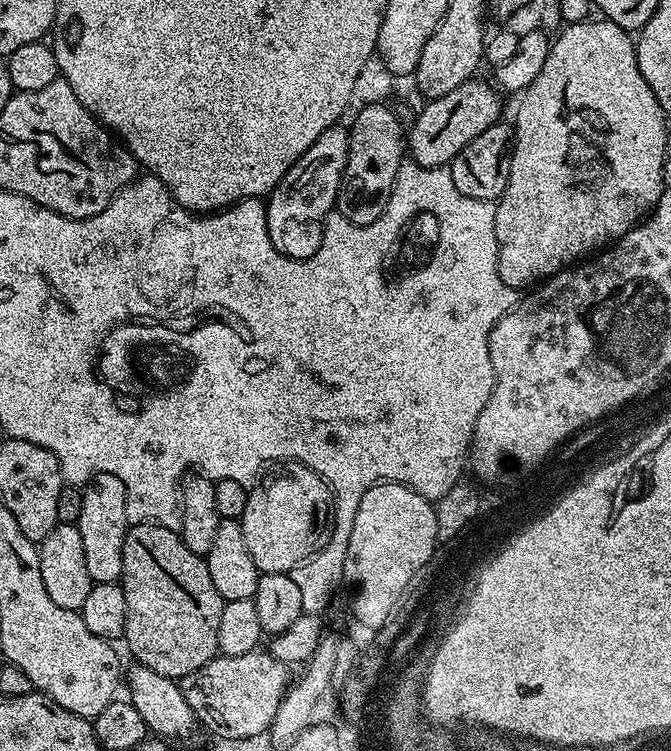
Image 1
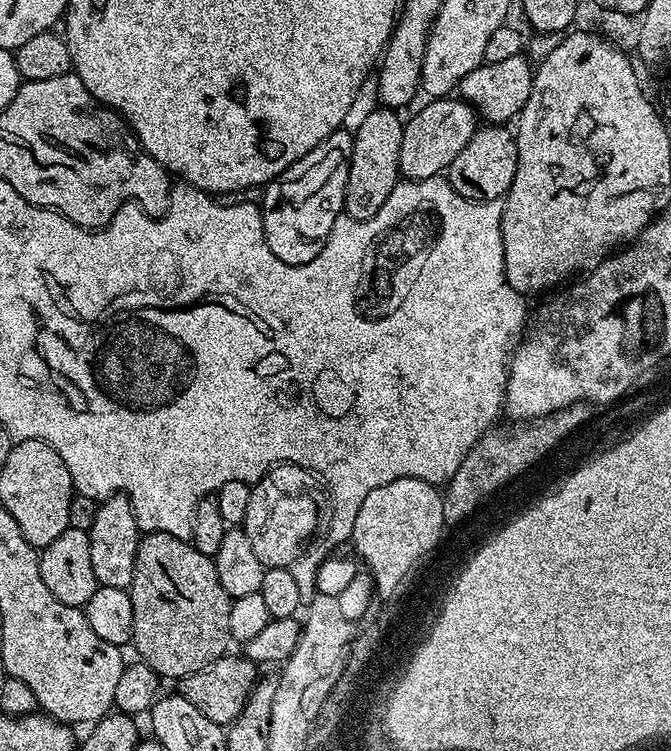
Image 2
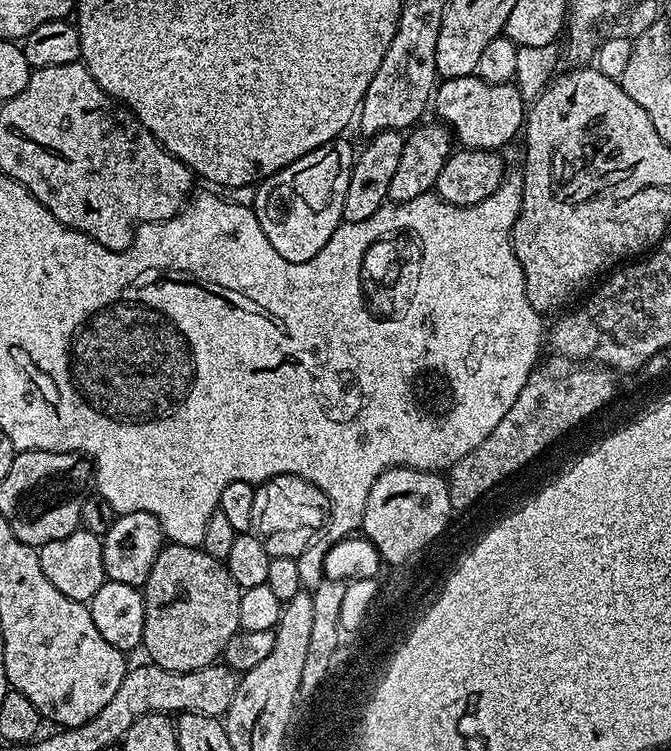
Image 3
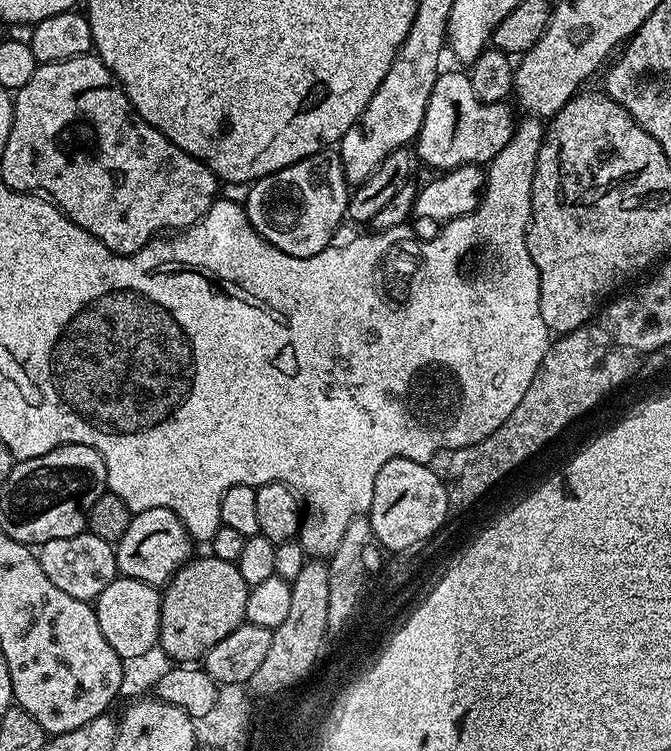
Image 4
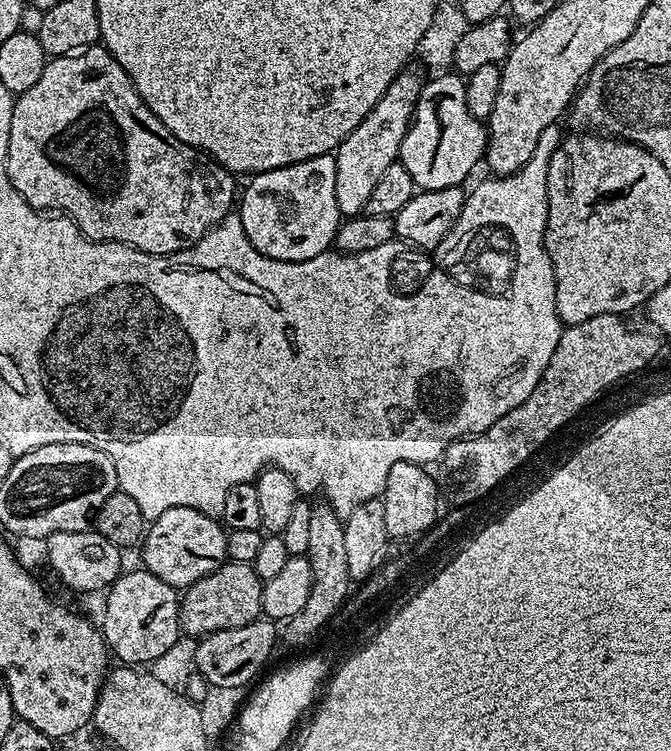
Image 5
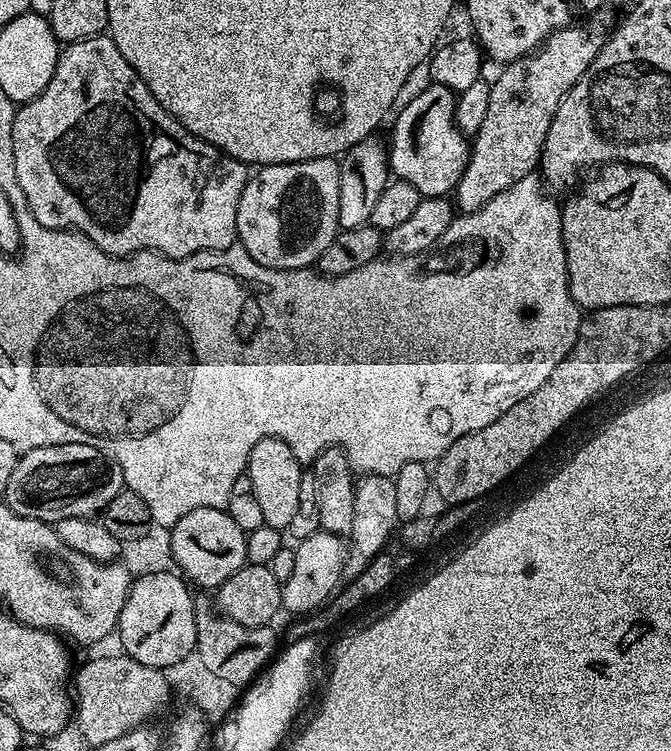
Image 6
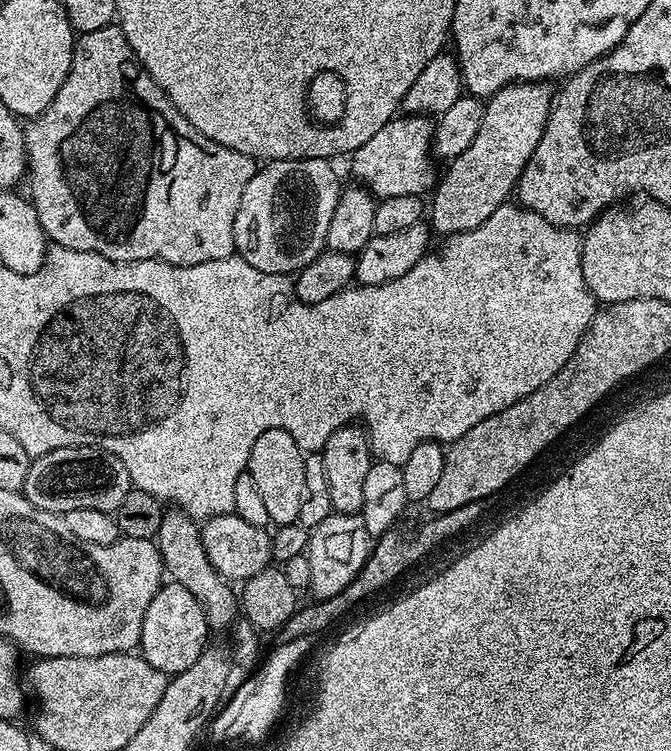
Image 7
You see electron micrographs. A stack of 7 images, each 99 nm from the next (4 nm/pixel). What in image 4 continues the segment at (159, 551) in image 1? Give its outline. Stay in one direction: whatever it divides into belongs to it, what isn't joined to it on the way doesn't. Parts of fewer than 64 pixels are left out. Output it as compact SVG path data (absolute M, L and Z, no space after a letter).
M211 554L201 560L189 559L168 581L160 598L160 638L158 646L172 662L196 662L212 649L226 634L238 630L245 623L246 598L250 585L242 578L235 563L223 561Z

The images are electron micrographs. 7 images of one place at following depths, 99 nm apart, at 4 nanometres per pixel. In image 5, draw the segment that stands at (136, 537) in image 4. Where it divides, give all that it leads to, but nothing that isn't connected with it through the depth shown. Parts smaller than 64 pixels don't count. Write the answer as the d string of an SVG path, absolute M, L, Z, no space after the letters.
M174 506L147 525L142 539L144 549L140 552L144 560L141 561L150 574L162 578L162 582L172 588L183 590L225 564L229 559L227 538L228 532L217 517L186 506Z

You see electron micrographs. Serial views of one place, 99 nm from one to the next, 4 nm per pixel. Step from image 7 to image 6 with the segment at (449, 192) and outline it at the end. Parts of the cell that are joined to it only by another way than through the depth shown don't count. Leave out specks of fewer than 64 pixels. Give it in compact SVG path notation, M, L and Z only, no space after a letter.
M588 18L558 29L554 34L550 34L535 52L512 60L499 69L500 77L491 85L486 118L475 136L471 137L468 165L456 184L454 204L461 213L477 212L482 206L486 206L486 202L490 202L490 198L494 198L494 194L502 194L502 190L514 186L514 182L537 171L540 151L546 142L546 130L550 130L550 122L554 122L554 114L558 114L562 98L566 98L566 94L578 82L578 78L586 74L590 62L598 58L602 46L608 41L609 25L606 26L596 19L600 18Z

